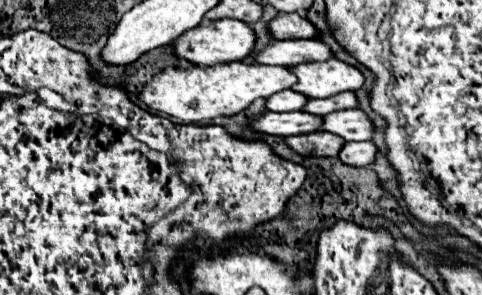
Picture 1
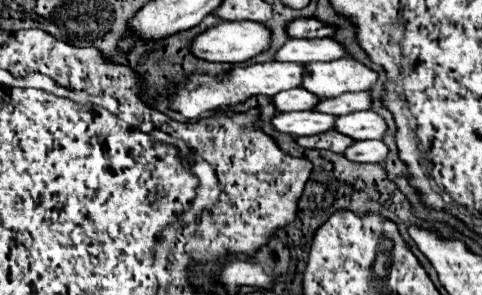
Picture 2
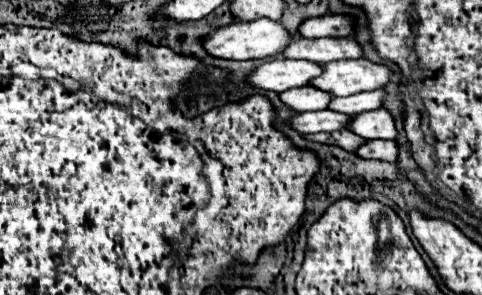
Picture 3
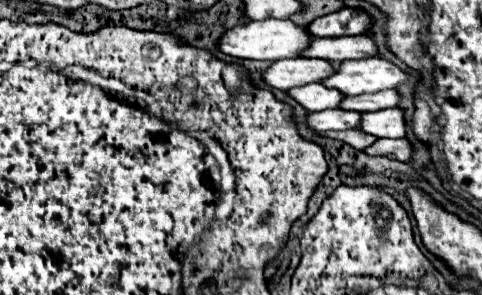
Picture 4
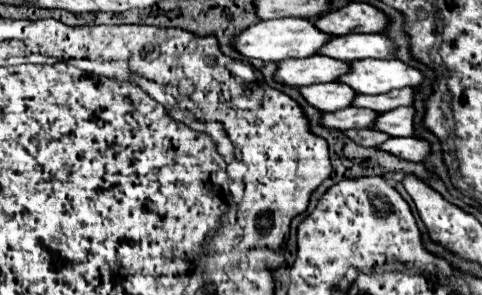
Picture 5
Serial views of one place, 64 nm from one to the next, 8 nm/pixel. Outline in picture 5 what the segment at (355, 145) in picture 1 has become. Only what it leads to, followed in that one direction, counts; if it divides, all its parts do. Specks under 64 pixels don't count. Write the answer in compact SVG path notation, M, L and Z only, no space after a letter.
M388 138L384 144L376 146L376 150L388 152L388 154L398 156L402 160L422 162L428 156L430 146L428 146L428 142L416 140L416 138Z

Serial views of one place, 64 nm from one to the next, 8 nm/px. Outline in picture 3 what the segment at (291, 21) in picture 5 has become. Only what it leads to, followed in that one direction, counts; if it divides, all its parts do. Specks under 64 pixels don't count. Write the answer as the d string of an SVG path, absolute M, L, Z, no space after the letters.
M260 18L252 22L232 22L212 34L206 36L204 50L214 58L226 58L226 60L254 60L254 58L268 58L268 56L280 56L292 36L274 20Z

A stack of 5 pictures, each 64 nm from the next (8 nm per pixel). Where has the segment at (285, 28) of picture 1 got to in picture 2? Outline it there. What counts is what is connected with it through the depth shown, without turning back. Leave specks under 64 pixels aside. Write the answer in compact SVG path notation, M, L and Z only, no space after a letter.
M294 18L286 24L290 38L326 38L334 34L334 26L324 26L316 18Z

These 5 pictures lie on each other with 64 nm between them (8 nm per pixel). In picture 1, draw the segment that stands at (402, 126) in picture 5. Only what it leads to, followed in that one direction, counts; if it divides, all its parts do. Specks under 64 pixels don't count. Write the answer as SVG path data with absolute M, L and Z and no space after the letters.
M348 108L344 112L332 112L332 114L324 116L322 120L324 120L324 128L320 128L320 130L332 132L332 134L344 138L346 142L370 140L374 134L372 122L358 108Z

